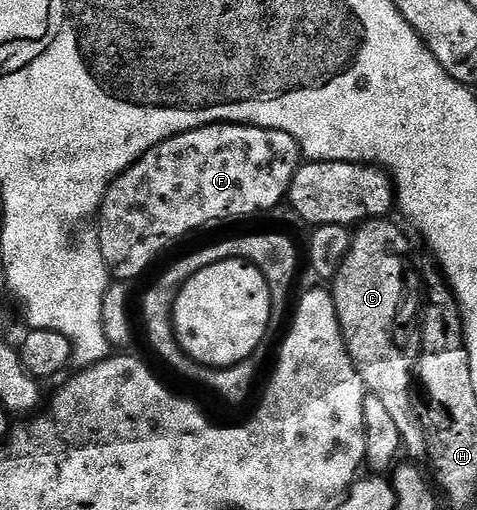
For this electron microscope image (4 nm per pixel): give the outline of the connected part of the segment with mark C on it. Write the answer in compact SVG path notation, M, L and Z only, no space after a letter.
M374 218L361 223L352 231L350 248L338 268L337 277L331 282L331 293L337 319L341 325L341 335L345 341L347 352L351 356L357 375L363 380L366 391L375 396L375 400L383 403L383 409L391 415L391 424L401 437L404 453L410 454L410 459L421 460L426 457L425 432L417 414L413 411L413 398L409 395L409 385L415 382L415 362L405 350L400 350L393 343L393 329L397 326L397 313L401 310L401 301L405 298L405 253L409 250L409 242L405 234L393 223L393 220Z

